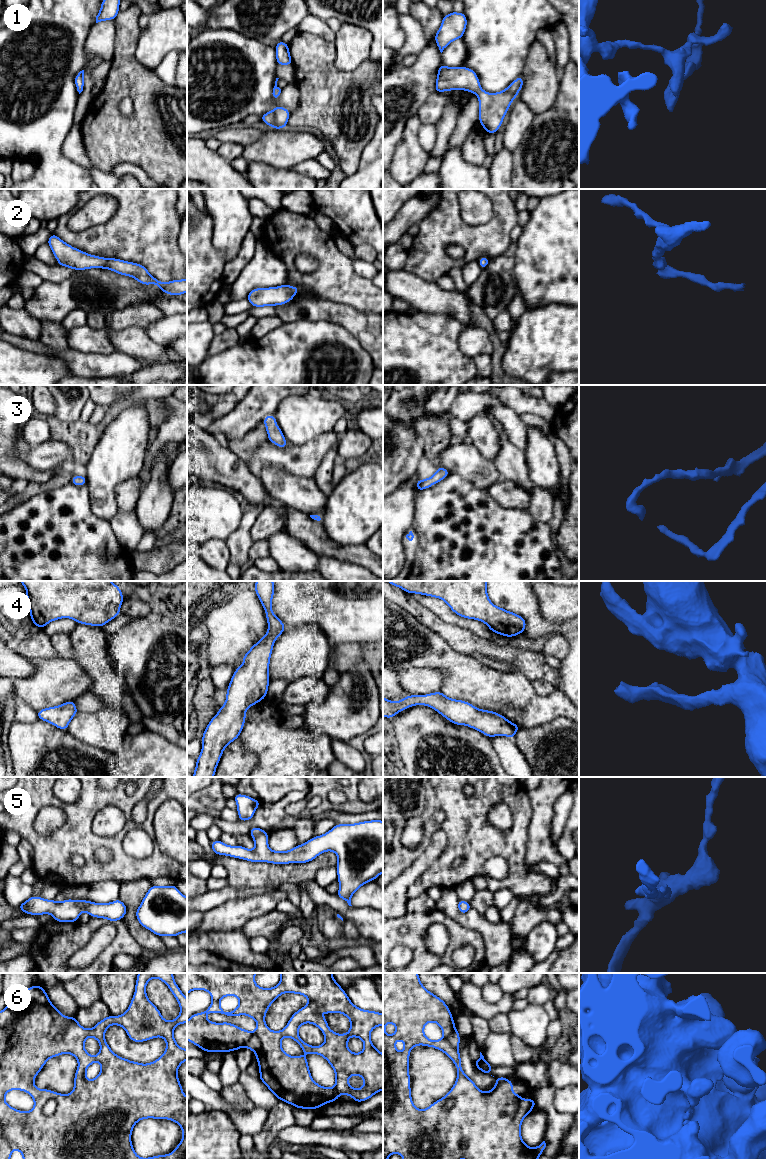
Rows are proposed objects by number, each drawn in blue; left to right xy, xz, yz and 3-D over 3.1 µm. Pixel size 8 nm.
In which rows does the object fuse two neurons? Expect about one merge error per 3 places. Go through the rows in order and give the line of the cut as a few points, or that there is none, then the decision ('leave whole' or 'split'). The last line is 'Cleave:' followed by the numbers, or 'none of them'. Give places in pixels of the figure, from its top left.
1: no cut; leave whole
2: no cut; leave whole
3: no cut; leave whole
4: no cut; leave whole
5: no cut; leave whole
6: cut in xy along (52, 1097), (43, 1107), (43, 1112), (46, 1115); split
Cleave: 6

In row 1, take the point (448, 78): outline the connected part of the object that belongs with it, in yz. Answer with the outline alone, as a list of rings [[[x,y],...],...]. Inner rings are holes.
[[[443,63],[437,72],[435,92],[464,90],[475,93],[479,101],[479,124],[486,133],[495,134],[504,117],[523,88],[523,76],[516,78],[507,88],[497,93],[484,91],[476,72],[467,67],[447,67]]]

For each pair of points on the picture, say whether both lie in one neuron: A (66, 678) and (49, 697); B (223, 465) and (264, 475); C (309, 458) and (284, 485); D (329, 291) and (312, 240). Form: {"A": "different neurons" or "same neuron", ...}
{"A": "same neuron", "B": "different neurons", "C": "different neurons", "D": "same neuron"}

